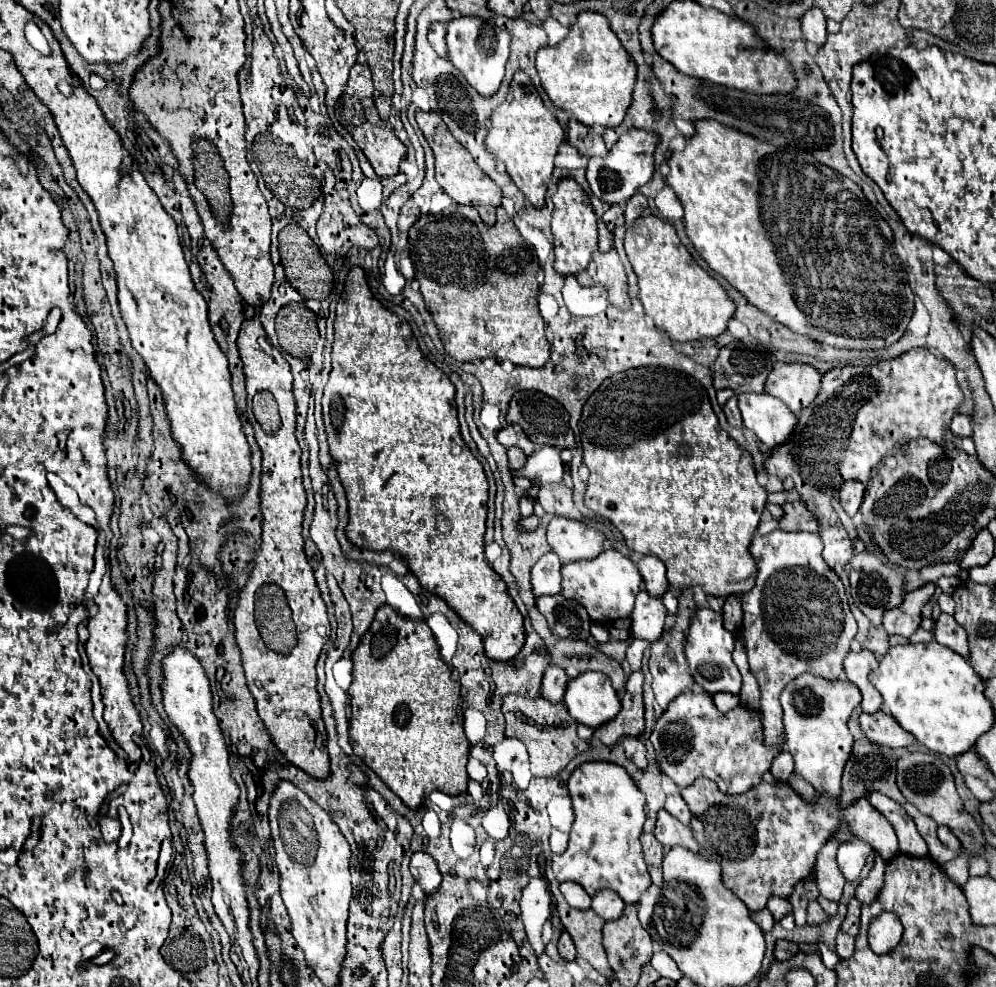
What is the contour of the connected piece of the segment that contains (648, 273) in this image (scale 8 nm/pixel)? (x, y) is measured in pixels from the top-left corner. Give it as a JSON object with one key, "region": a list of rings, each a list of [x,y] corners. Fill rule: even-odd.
{"region":[[[641,215],[627,227],[625,251],[639,279],[639,301],[669,339],[679,343],[699,341],[701,337],[715,339],[727,329],[727,321],[735,313],[733,301],[723,287],[695,263],[671,223],[655,215]]]}

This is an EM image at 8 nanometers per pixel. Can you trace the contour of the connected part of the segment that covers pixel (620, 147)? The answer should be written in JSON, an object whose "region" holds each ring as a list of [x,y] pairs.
{"region":[[[631,129],[627,133],[623,133],[619,137],[619,141],[615,143],[615,147],[609,151],[609,155],[603,157],[591,157],[589,159],[589,167],[587,167],[587,181],[591,187],[591,193],[613,205],[623,205],[633,193],[637,193],[637,189],[641,185],[645,185],[651,175],[653,175],[653,149],[655,143],[659,139],[647,131],[639,131],[639,129]]]}

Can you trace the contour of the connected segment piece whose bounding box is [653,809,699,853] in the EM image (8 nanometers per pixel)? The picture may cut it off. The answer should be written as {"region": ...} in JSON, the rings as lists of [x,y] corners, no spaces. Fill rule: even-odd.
{"region":[[[661,809],[657,813],[657,825],[655,825],[653,833],[661,841],[661,845],[681,845],[693,853],[699,851],[699,845],[693,839],[691,829],[687,825],[683,825],[681,821],[677,821],[675,817],[671,817],[665,809]]]}

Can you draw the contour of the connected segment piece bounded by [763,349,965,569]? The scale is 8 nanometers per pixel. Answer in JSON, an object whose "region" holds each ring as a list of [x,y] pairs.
{"region":[[[911,349],[897,359],[867,367],[845,365],[823,373],[819,395],[811,407],[799,413],[789,439],[771,449],[763,469],[779,479],[791,477],[795,481],[799,497],[819,521],[819,535],[825,545],[823,559],[831,569],[841,569],[853,557],[849,535],[843,533],[843,525],[831,505],[839,483],[847,479],[867,483],[871,469],[887,453],[905,451],[907,443],[919,437],[945,445],[945,431],[959,413],[963,397],[953,363],[931,355],[927,349]]]}

